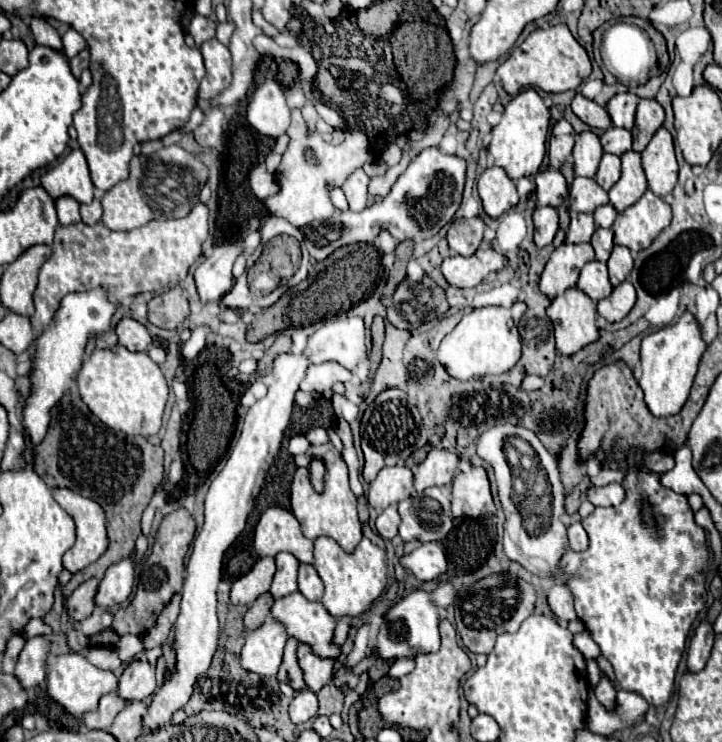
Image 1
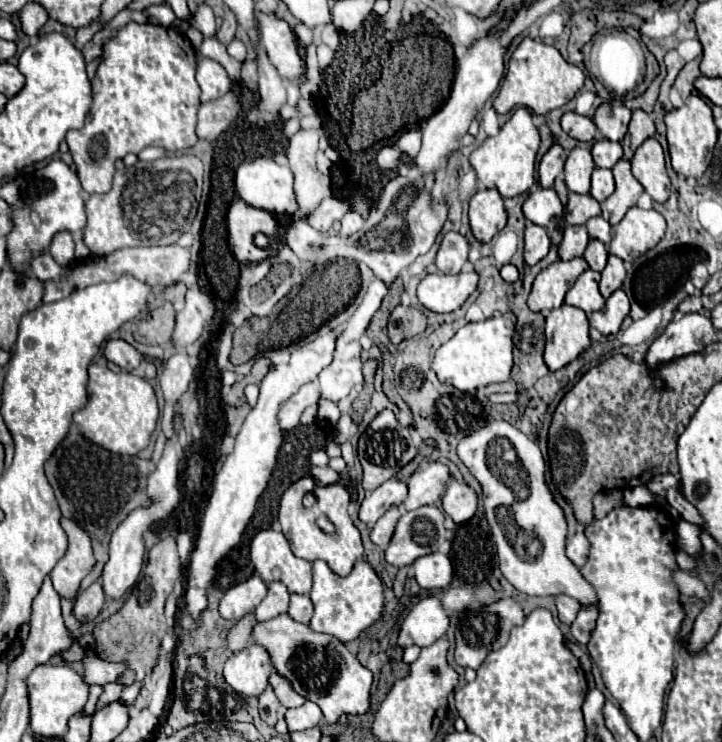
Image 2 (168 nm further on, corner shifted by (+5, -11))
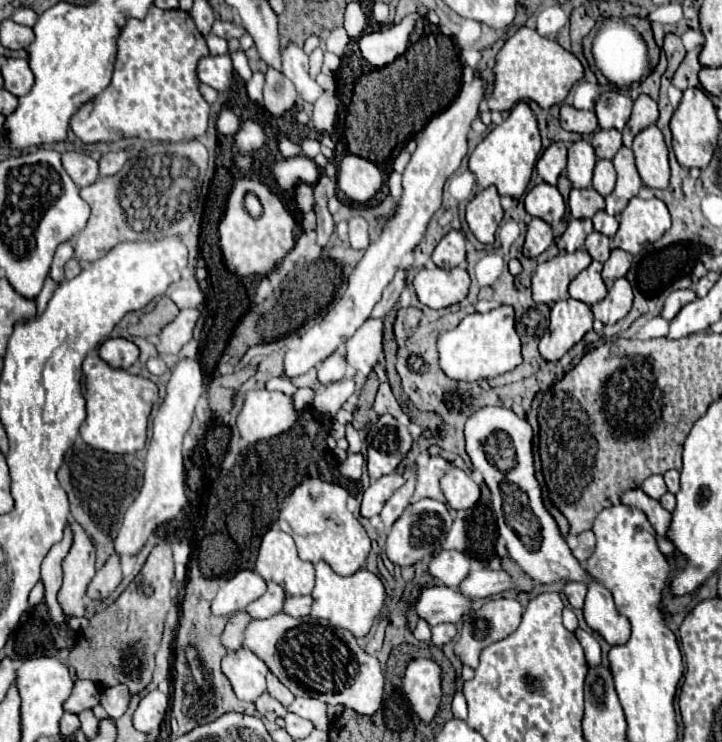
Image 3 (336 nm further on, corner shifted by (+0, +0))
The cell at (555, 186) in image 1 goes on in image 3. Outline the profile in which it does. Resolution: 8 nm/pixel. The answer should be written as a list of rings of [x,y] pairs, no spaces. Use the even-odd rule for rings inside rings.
[[[539,183],[525,195],[525,211],[531,217],[539,217],[545,223],[557,223],[565,215],[565,199],[557,187]]]

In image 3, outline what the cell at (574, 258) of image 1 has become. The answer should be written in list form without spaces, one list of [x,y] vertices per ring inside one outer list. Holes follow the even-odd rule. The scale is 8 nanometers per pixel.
[[[585,249],[575,253],[561,253],[541,265],[537,265],[533,281],[533,299],[537,303],[555,303],[559,299],[569,299],[567,285],[591,263],[591,257]]]

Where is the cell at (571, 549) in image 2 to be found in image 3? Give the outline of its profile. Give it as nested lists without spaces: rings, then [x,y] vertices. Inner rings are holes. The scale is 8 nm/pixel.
[[[585,531],[583,535],[579,535],[577,537],[577,549],[573,551],[573,555],[575,555],[575,559],[579,559],[581,563],[585,563],[589,557],[591,557],[591,553],[593,553],[593,549],[595,549],[595,537],[593,537],[593,533],[591,531]]]

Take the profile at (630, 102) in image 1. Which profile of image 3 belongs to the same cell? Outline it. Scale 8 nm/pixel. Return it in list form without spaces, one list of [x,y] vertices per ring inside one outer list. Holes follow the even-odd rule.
[[[605,91],[595,105],[599,127],[621,131],[629,121],[631,109],[633,109],[633,99],[629,95],[617,91]]]

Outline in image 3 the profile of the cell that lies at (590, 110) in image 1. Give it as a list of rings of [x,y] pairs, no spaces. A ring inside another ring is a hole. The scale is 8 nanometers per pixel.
[[[561,105],[559,123],[565,131],[573,131],[573,133],[581,133],[581,135],[595,133],[599,127],[597,115],[593,111],[579,111],[571,105]]]

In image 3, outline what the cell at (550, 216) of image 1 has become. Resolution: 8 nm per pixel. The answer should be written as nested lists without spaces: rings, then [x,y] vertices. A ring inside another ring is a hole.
[[[533,219],[527,227],[527,237],[523,245],[523,255],[525,257],[537,257],[541,255],[549,245],[553,243],[553,233],[551,227],[543,219]]]

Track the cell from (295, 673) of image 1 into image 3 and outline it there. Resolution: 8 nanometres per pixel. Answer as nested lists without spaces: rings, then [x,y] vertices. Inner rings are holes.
[[[263,693],[263,695],[255,701],[255,707],[257,707],[257,711],[259,711],[267,721],[275,721],[277,717],[285,717],[285,713],[287,713],[287,709],[285,709],[279,701],[275,701],[269,693]]]

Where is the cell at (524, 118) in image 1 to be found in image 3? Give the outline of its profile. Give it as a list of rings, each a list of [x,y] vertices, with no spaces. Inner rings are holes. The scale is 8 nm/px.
[[[521,101],[511,109],[509,117],[501,125],[493,127],[491,133],[475,147],[475,151],[469,157],[469,171],[475,175],[477,185],[481,189],[495,185],[499,195],[517,199],[527,189],[527,183],[531,179],[539,151],[541,151],[541,137],[539,137],[537,121],[535,121],[529,105]]]

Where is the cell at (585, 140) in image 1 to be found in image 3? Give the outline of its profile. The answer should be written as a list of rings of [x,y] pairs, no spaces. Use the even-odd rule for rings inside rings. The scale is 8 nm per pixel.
[[[577,141],[569,147],[569,155],[567,155],[567,177],[573,183],[573,187],[577,189],[585,189],[591,185],[591,175],[593,175],[593,167],[595,167],[595,151],[591,147],[591,143],[587,141]]]

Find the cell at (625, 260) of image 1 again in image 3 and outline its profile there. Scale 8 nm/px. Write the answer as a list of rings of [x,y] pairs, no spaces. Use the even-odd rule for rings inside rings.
[[[613,249],[611,257],[603,265],[603,281],[605,281],[605,285],[611,287],[615,279],[625,277],[629,267],[631,267],[631,255],[625,253],[623,249]]]

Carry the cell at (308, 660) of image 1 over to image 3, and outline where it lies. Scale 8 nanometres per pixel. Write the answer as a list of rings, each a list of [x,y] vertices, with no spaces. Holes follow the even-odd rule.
[[[267,673],[267,693],[269,693],[273,699],[277,699],[283,707],[289,707],[291,701],[295,699],[293,693],[291,693],[273,673]]]

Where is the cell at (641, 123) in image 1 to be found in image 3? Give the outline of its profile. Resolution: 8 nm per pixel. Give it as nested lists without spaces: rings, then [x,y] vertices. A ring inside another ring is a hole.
[[[639,95],[639,97],[635,99],[633,113],[631,113],[629,121],[627,121],[627,127],[625,127],[625,133],[623,133],[623,143],[629,147],[631,141],[633,141],[633,137],[635,137],[641,129],[657,123],[657,119],[659,119],[657,103],[655,103],[649,95]]]

